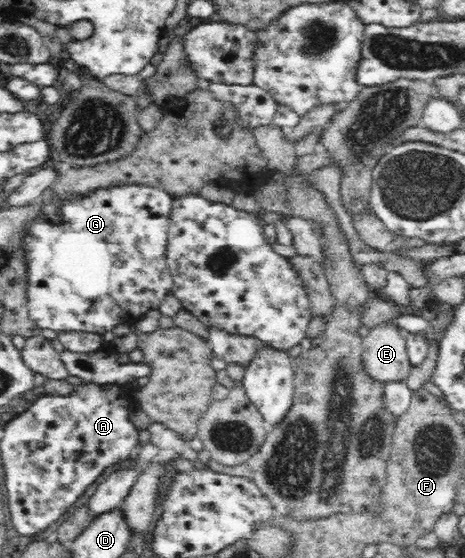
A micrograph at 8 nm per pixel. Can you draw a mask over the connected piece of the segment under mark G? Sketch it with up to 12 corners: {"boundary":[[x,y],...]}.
{"boundary":[[125,184],[37,219],[29,316],[103,336],[173,289],[175,197]]}

